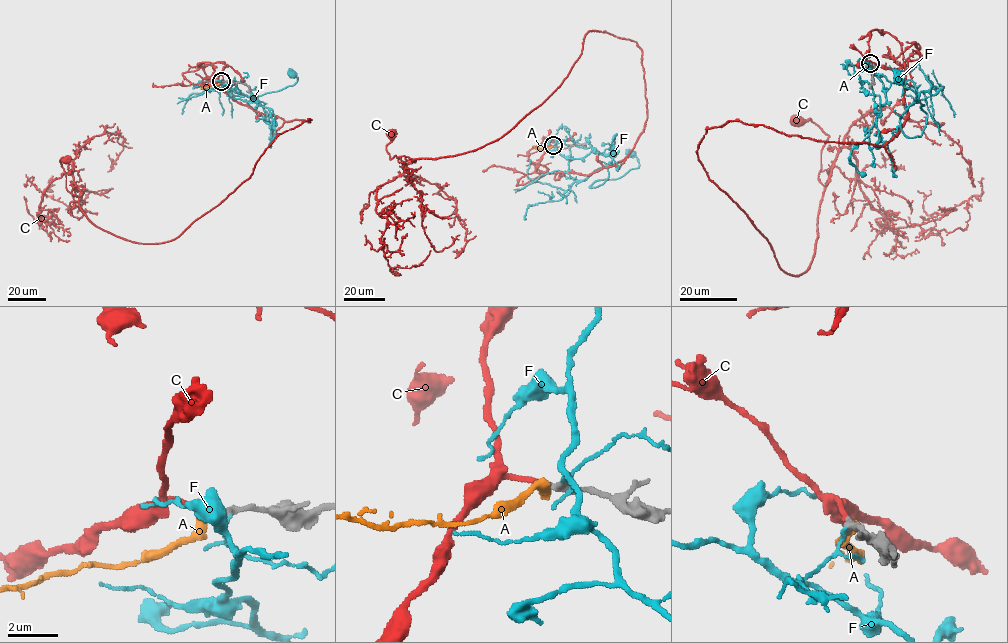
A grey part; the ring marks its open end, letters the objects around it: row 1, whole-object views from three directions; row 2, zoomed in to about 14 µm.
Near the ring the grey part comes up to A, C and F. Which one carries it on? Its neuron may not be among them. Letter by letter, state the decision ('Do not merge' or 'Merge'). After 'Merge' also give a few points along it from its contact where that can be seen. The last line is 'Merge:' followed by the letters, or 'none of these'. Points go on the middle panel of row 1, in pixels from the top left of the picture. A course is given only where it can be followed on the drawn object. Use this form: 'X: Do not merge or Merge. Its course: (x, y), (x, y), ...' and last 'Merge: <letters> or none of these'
A: Do not merge
C: Merge. Its course: (553, 146), (535, 171), (632, 149), (635, 41), (588, 31), (550, 95), (475, 149), (390, 158), (393, 133)
F: Do not merge
Merge: C

